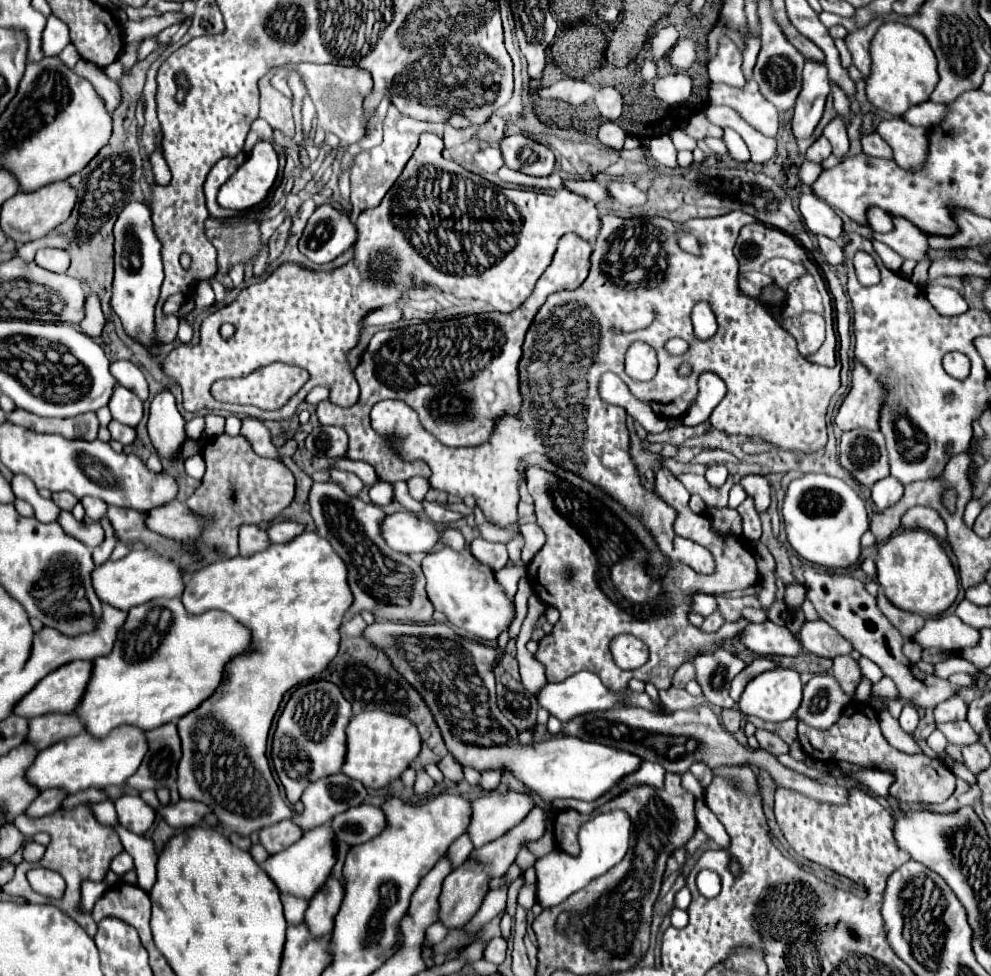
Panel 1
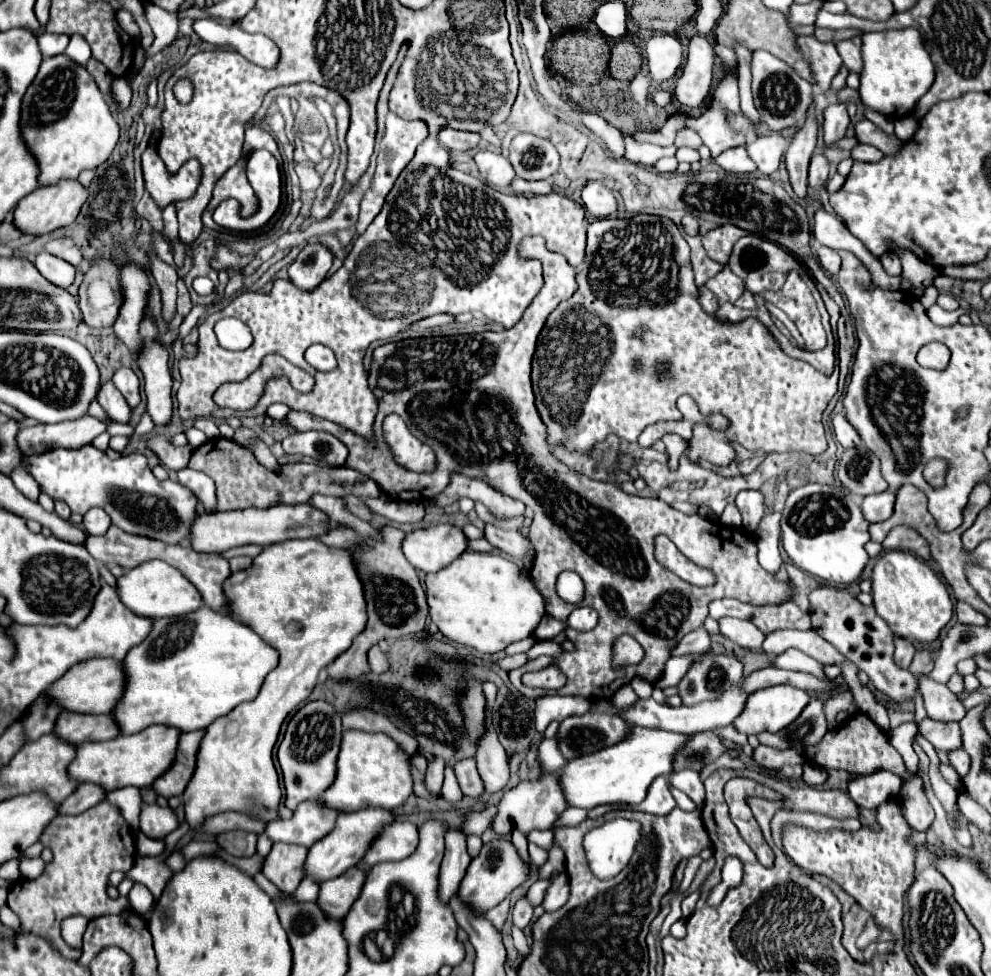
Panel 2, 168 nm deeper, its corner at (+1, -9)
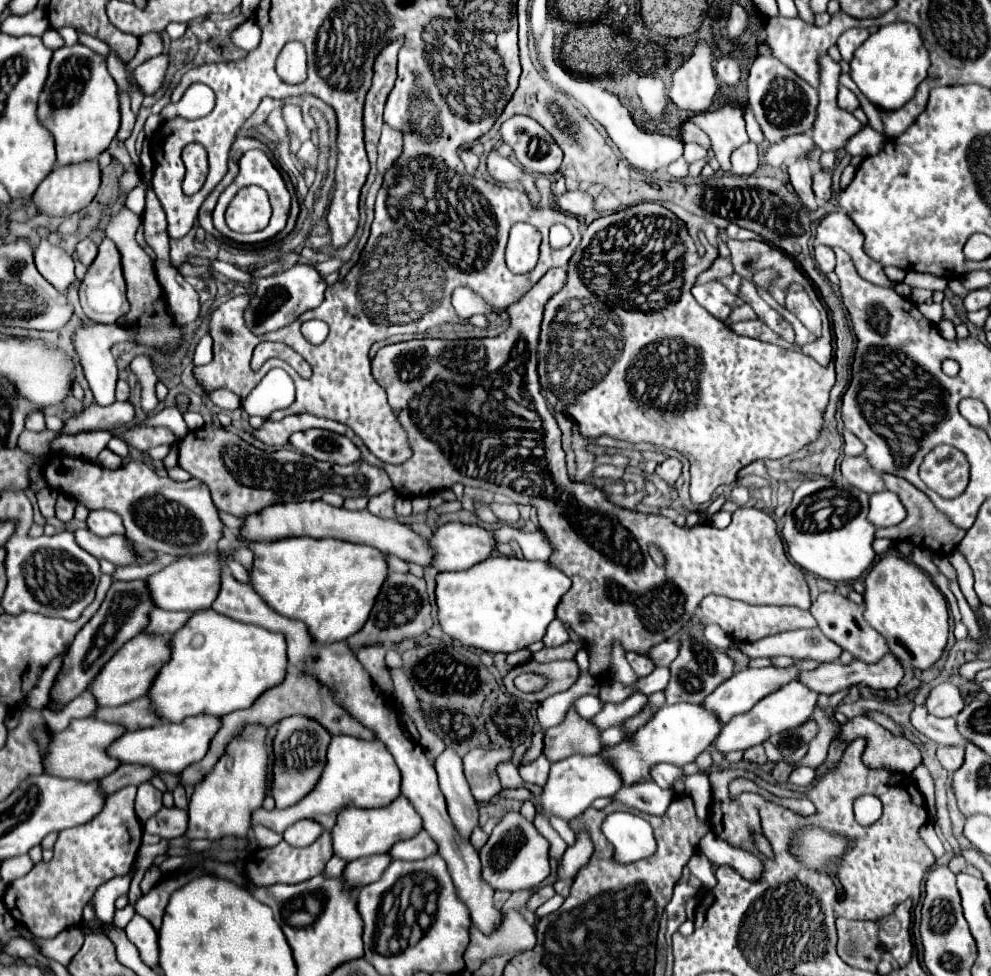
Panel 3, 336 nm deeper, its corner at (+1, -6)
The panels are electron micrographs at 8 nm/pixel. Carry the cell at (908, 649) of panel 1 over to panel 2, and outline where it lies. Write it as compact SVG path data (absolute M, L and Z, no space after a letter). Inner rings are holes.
M919 675L919 691L925 699L927 715L935 721L961 721L965 715L965 707L945 685L935 683L927 675Z

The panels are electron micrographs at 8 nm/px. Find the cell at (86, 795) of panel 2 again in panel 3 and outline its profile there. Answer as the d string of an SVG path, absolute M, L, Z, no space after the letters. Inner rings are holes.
M121 764L113 774L101 778L101 790L113 794L129 784L139 786L153 778L153 768L137 768L137 764Z

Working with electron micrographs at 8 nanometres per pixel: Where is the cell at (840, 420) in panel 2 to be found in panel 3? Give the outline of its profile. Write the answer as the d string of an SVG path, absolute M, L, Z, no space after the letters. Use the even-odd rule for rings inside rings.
M843 430L843 438L845 438L845 456L861 456L865 446L861 444L861 440L857 436L853 436L849 430Z

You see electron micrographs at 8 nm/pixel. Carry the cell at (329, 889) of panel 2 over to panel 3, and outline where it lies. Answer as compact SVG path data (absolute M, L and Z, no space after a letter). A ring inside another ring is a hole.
M375 854L369 858L357 858L347 864L347 868L343 872L345 882L359 890L359 888L379 880L381 872L391 864L391 860L393 858L389 854Z

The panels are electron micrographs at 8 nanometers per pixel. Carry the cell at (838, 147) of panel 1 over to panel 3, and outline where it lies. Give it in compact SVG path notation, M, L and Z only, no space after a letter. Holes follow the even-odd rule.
M839 86L839 106L843 110L847 110L847 112L853 112L855 108L859 108L859 100L857 100L857 96L849 88Z

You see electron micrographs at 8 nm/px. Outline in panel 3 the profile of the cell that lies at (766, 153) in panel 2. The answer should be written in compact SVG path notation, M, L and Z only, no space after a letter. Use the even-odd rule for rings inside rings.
M797 134L787 136L785 140L769 146L769 150L763 156L763 162L769 166L783 166L791 160L797 160L799 156L809 156L815 148L811 134Z

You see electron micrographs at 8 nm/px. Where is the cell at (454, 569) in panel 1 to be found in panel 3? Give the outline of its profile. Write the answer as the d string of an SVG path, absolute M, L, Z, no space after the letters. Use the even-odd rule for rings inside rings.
M491 556L469 570L437 576L439 622L443 632L463 646L511 654L543 640L547 626L555 620L557 604L569 588L571 580L549 562Z

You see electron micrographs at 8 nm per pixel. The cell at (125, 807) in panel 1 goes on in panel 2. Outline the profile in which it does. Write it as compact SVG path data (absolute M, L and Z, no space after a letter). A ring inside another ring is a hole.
M143 805L141 815L139 815L139 829L147 837L153 839L163 839L167 833L171 833L177 827L177 817L175 811L169 807L159 807L159 805Z

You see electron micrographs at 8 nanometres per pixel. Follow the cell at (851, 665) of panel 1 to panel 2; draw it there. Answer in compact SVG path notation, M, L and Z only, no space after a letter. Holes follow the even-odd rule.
M847 689L847 691L839 691L837 695L833 695L833 697L827 699L827 701L825 701L825 711L827 711L827 719L829 719L829 729L833 729L833 727L837 725L837 723L835 723L835 715L837 715L839 711L857 713L859 707L857 707L857 703L855 703L855 699L853 699L851 689Z

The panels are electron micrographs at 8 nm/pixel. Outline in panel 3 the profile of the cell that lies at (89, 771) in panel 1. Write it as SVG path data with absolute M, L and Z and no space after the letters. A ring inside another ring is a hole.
M193 716L185 718L183 722L161 722L159 726L143 728L137 732L127 732L119 740L115 740L109 746L109 756L117 758L123 764L147 764L157 768L157 772L183 772L189 764L199 762L221 728L221 718L219 716Z

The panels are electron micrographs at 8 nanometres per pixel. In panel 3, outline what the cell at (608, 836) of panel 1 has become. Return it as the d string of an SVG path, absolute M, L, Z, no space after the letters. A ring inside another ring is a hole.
M613 812L603 822L603 834L615 846L615 860L629 864L655 852L651 824L631 812Z

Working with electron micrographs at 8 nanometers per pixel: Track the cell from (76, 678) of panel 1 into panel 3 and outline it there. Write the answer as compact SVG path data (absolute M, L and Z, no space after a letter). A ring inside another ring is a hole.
M139 634L125 648L121 648L99 672L95 682L91 684L91 694L97 698L99 706L121 706L125 702L137 700L141 696L147 696L153 680L157 678L157 672L169 662L171 650L169 650L169 638L167 636L145 636Z

